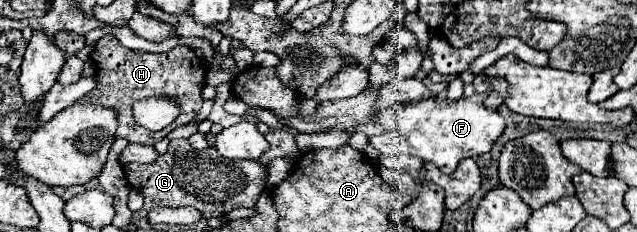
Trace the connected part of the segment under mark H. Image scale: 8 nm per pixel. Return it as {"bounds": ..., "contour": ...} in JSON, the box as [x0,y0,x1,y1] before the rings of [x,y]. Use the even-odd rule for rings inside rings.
{"bounds":[80,37,206,145],"contour":[[[102,37],[92,49],[92,61],[96,63],[96,89],[90,91],[86,97],[82,97],[80,103],[98,103],[106,105],[118,111],[118,137],[128,139],[130,143],[140,143],[140,145],[156,145],[160,139],[164,139],[170,131],[182,125],[188,125],[194,115],[202,107],[202,87],[206,81],[206,69],[204,69],[204,59],[196,55],[192,47],[178,45],[168,53],[146,53],[146,51],[132,51],[120,45],[116,37]],[[148,97],[170,97],[180,105],[180,115],[164,127],[160,133],[148,131],[142,125],[136,123],[134,113],[132,113],[132,103],[138,99],[148,99]]]}

